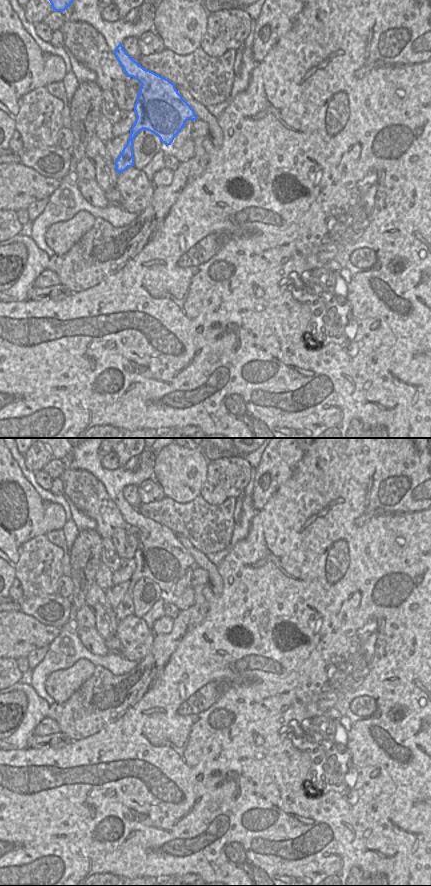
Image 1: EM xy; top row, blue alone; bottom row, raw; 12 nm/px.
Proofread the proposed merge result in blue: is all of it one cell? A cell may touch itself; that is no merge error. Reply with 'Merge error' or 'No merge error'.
No merge error

